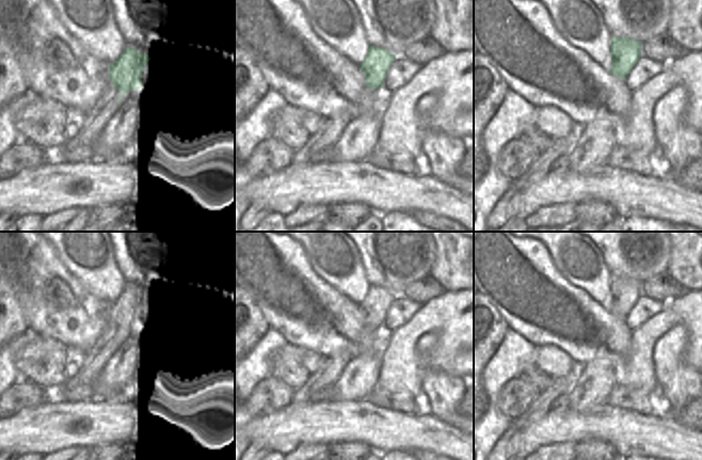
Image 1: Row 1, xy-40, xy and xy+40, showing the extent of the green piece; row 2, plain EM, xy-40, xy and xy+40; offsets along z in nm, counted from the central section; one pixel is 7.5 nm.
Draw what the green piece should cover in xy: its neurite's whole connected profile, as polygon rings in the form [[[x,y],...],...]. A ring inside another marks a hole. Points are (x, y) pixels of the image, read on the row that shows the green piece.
[[[370,46],[364,62],[360,65],[366,75],[366,85],[369,89],[383,86],[389,66],[396,60],[396,55],[384,48]]]

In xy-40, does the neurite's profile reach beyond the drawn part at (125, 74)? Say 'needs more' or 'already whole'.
needs more

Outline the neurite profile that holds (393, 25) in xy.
[[[434,0],[351,1],[360,13],[368,44],[378,48],[384,48],[396,57],[404,57],[404,49],[410,44],[429,36],[436,17]]]

